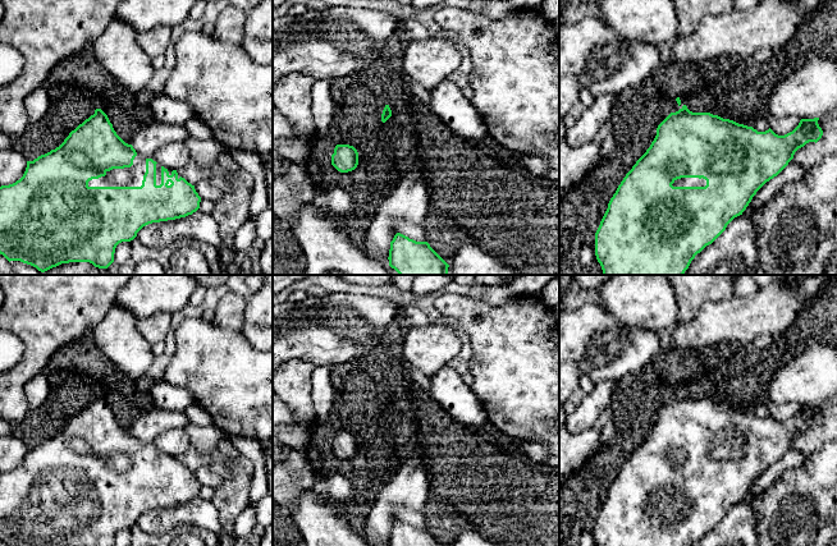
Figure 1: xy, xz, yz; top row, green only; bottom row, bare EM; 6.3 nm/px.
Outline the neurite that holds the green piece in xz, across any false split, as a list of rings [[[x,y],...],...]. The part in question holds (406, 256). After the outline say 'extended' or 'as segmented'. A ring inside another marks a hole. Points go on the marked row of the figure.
[[[397,233],[390,242],[389,266],[399,275],[448,275],[449,265],[427,242]]] | as segmented

